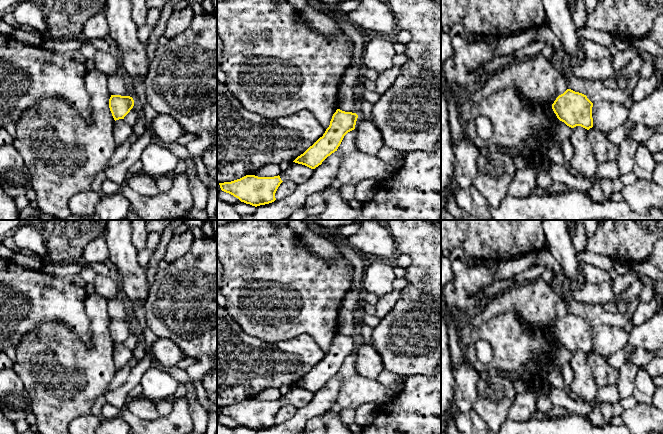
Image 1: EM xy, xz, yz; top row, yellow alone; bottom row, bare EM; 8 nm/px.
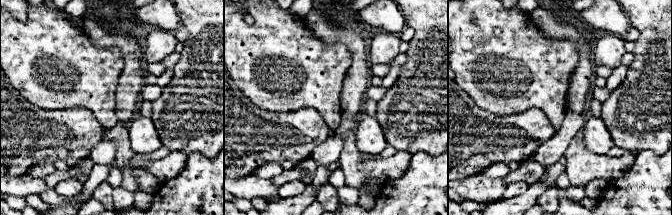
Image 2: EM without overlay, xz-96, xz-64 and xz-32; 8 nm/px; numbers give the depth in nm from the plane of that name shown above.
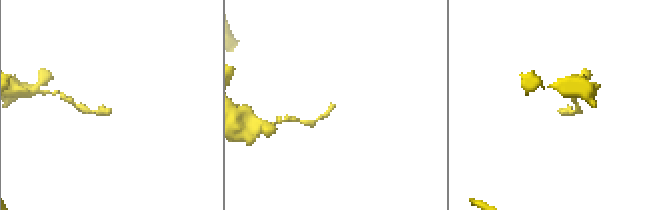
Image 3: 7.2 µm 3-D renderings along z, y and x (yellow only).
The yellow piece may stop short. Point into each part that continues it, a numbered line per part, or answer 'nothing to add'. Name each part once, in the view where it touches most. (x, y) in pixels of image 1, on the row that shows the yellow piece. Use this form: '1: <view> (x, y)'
nothing to add

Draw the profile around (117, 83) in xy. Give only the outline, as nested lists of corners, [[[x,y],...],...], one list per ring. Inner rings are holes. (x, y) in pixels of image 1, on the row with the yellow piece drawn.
[[[121,70],[107,75],[107,84],[111,95],[132,97],[127,79]]]

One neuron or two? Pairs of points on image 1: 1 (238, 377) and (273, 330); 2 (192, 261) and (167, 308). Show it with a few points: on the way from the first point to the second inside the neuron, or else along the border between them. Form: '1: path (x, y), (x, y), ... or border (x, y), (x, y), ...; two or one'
1: border (243, 330), (249, 335), (268, 342), (287, 340); two
2: path (192, 273), (190, 285), (179, 296); one

